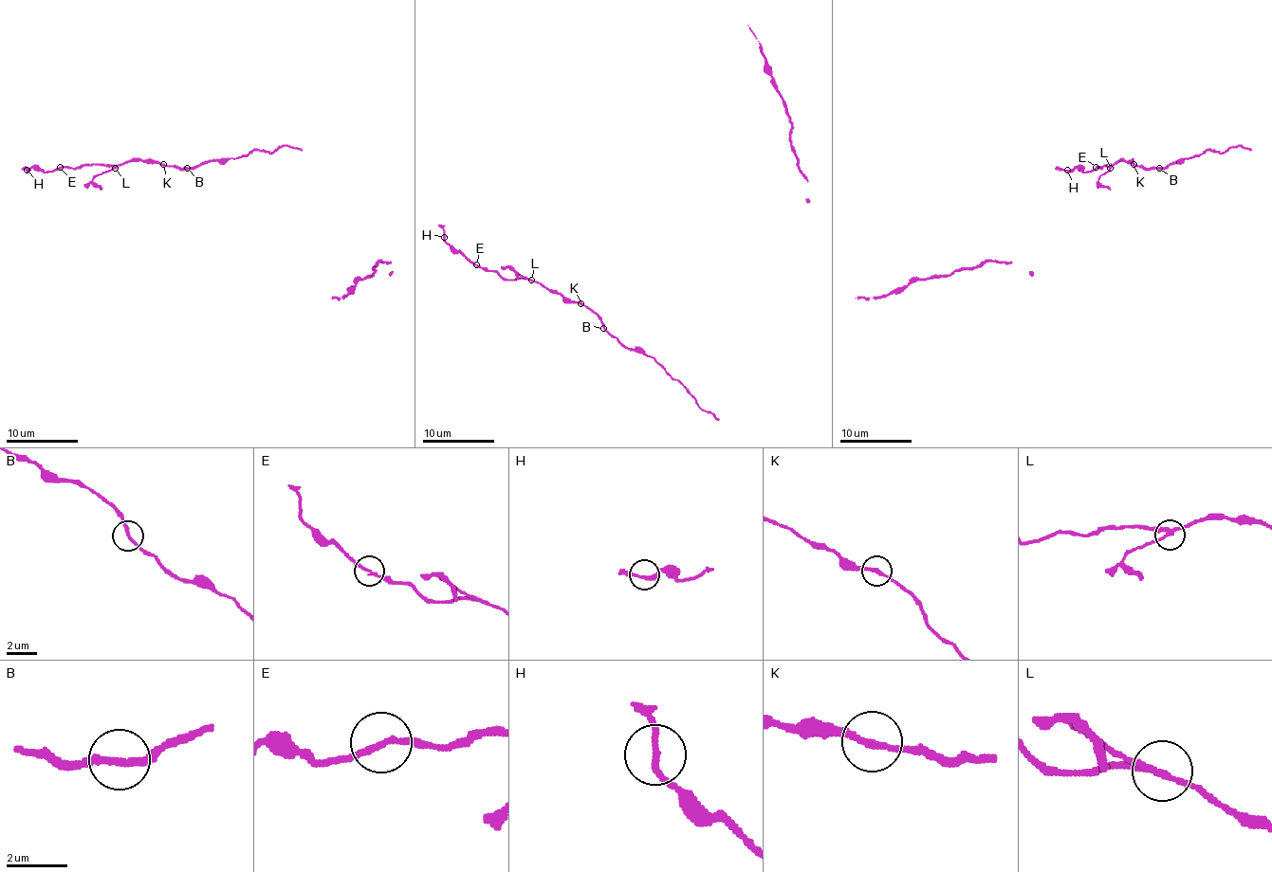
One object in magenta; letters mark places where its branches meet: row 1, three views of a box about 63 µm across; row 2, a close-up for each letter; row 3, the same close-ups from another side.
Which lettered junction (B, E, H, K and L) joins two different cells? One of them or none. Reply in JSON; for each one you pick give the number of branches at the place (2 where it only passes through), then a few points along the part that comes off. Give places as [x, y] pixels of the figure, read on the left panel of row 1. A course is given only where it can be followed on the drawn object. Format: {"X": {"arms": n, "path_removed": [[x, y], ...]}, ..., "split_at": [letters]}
{"L": {"arms": 3, "path_removed": [[115, 168], [102, 172], [93, 178], [101, 190]]}, "split_at": ["L"]}

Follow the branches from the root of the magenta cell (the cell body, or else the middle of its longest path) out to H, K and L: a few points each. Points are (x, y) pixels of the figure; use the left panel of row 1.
H: (223, 164), (207, 160), (193, 168), (177, 168), (125, 160), (119, 166), (81, 164), (50, 172), (27, 170)
K: (223, 164), (217, 160), (207, 160), (193, 168), (163, 164)
L: (223, 164), (207, 160), (193, 168), (177, 168), (157, 162), (125, 160), (115, 168)

